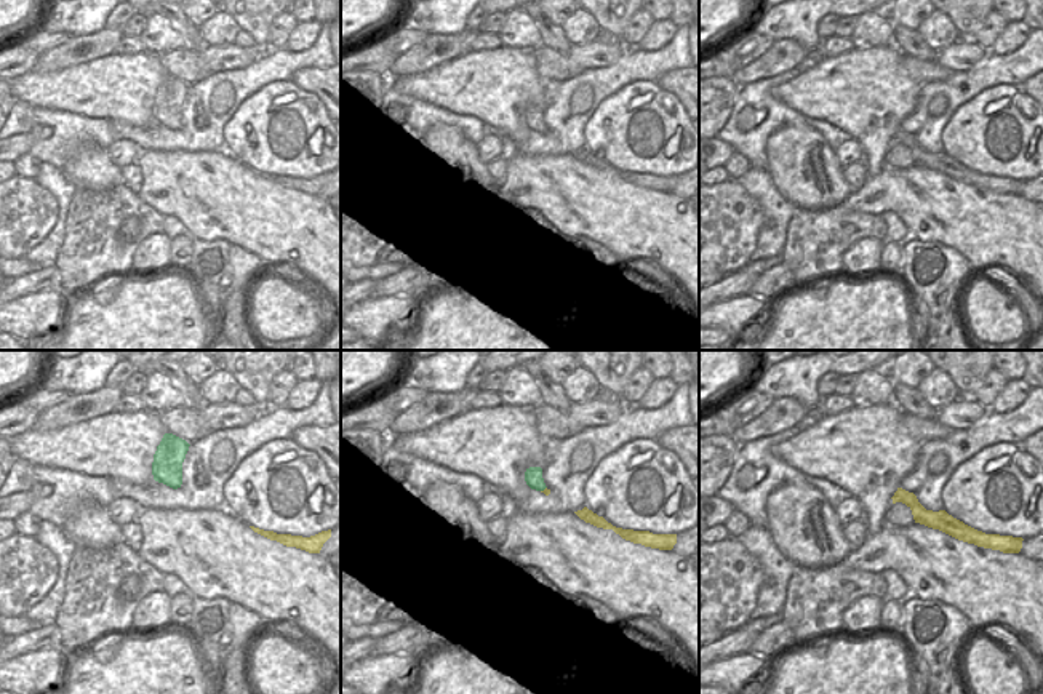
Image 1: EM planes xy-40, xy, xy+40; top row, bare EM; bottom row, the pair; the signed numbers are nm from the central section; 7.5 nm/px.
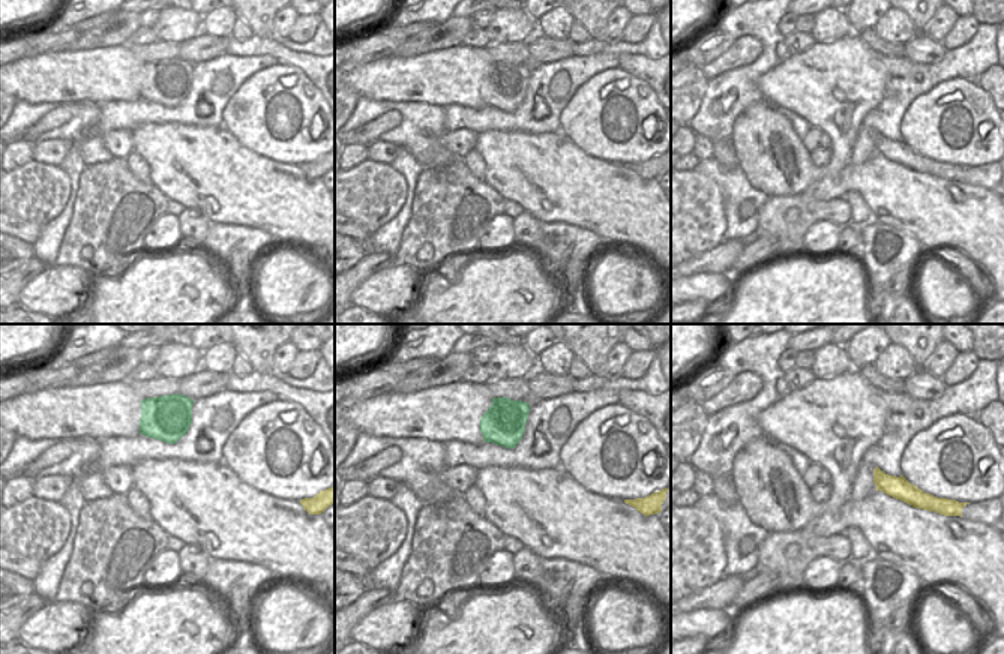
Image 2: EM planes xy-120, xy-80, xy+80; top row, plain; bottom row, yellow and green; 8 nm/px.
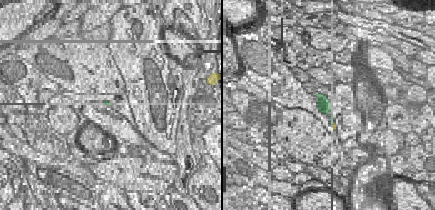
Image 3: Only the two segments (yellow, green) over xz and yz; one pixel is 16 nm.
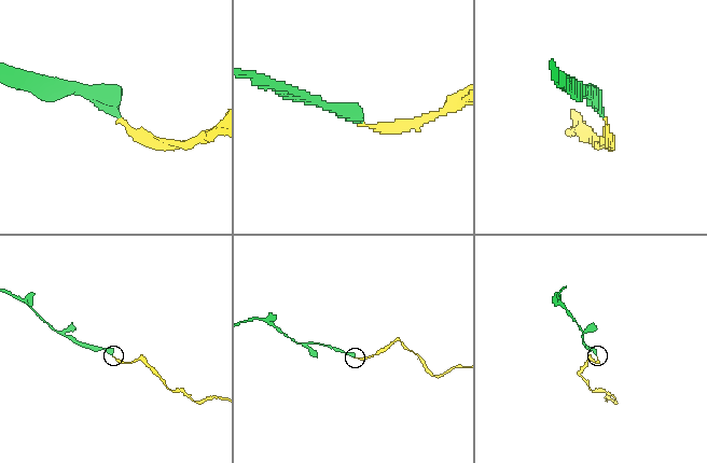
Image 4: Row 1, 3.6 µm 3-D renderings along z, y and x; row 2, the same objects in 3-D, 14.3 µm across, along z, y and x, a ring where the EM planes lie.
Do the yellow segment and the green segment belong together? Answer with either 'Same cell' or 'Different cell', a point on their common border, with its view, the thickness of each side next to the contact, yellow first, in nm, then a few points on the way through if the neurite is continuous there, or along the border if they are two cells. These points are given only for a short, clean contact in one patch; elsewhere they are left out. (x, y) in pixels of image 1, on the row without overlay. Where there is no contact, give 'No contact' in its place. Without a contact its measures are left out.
Same cell. Touches yellow at xy (544, 131). Thickness 50 nm (yellow) against 140 nm. Path across: xy (546, 133), (544, 131), (533, 117).

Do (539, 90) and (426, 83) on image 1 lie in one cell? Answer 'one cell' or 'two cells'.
one cell

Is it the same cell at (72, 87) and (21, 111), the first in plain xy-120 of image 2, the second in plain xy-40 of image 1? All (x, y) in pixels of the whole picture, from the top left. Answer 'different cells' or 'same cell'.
different cells

